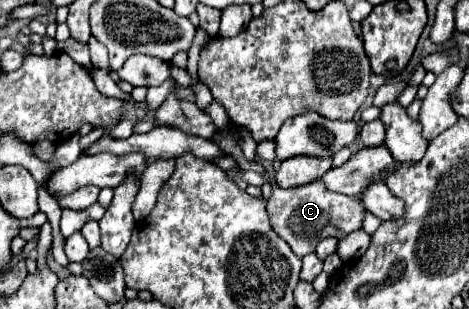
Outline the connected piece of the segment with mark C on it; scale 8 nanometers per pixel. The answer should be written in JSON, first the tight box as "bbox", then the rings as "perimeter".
{"bbox":[216,130,364,258],"perimeter":[[[220,130],[218,132],[218,140],[216,144],[220,144],[220,148],[224,148],[226,154],[230,154],[242,170],[254,170],[258,172],[266,182],[270,182],[272,186],[272,196],[268,198],[266,210],[270,214],[270,224],[274,228],[274,232],[292,248],[292,252],[302,258],[310,252],[314,252],[316,244],[326,238],[326,236],[334,236],[334,238],[344,238],[348,232],[356,230],[362,226],[362,218],[364,218],[364,206],[360,204],[358,196],[344,196],[344,194],[336,194],[330,192],[328,188],[324,188],[324,184],[310,182],[306,186],[298,186],[298,188],[280,188],[278,182],[262,168],[260,162],[248,162],[236,142],[236,138],[228,132],[228,130]]]}

